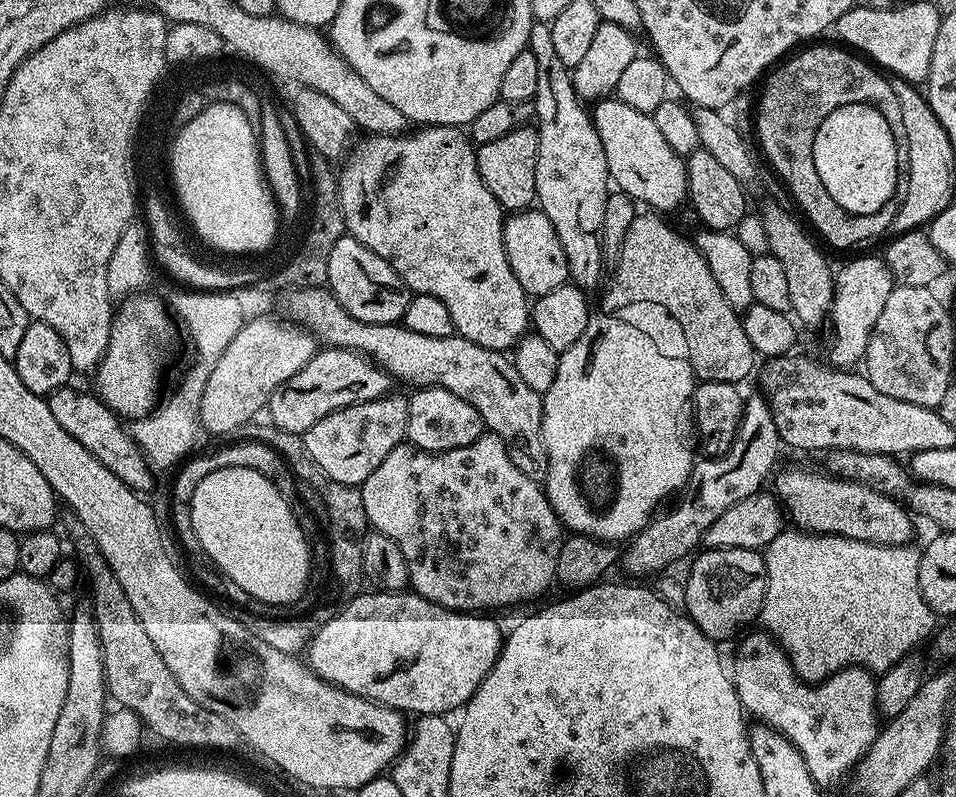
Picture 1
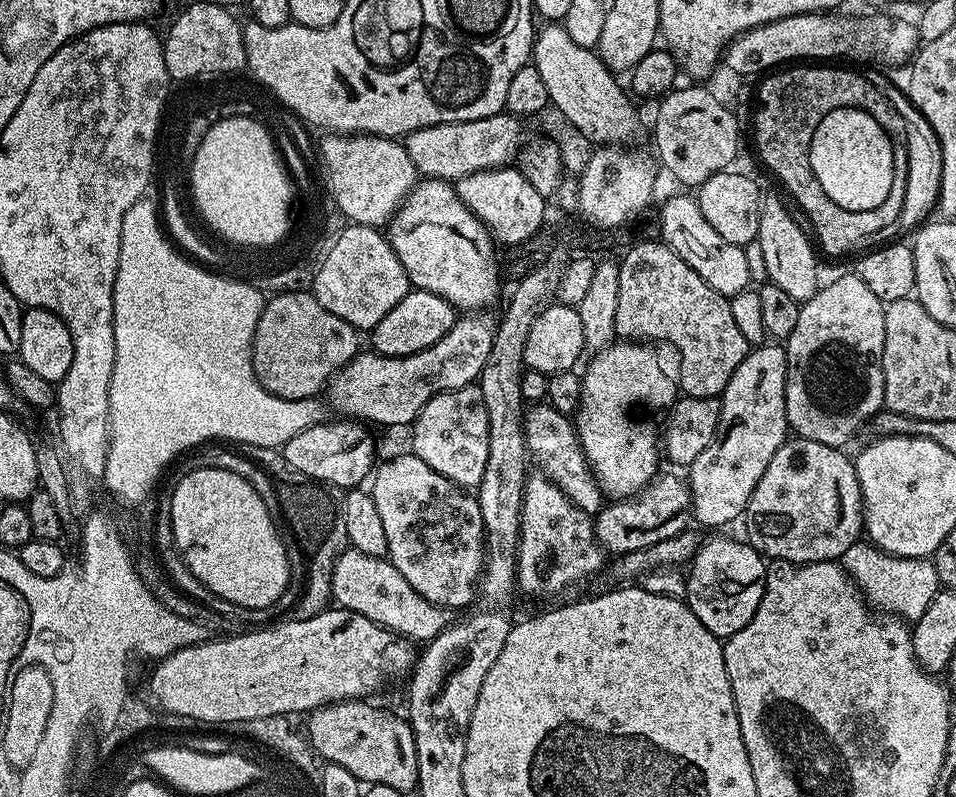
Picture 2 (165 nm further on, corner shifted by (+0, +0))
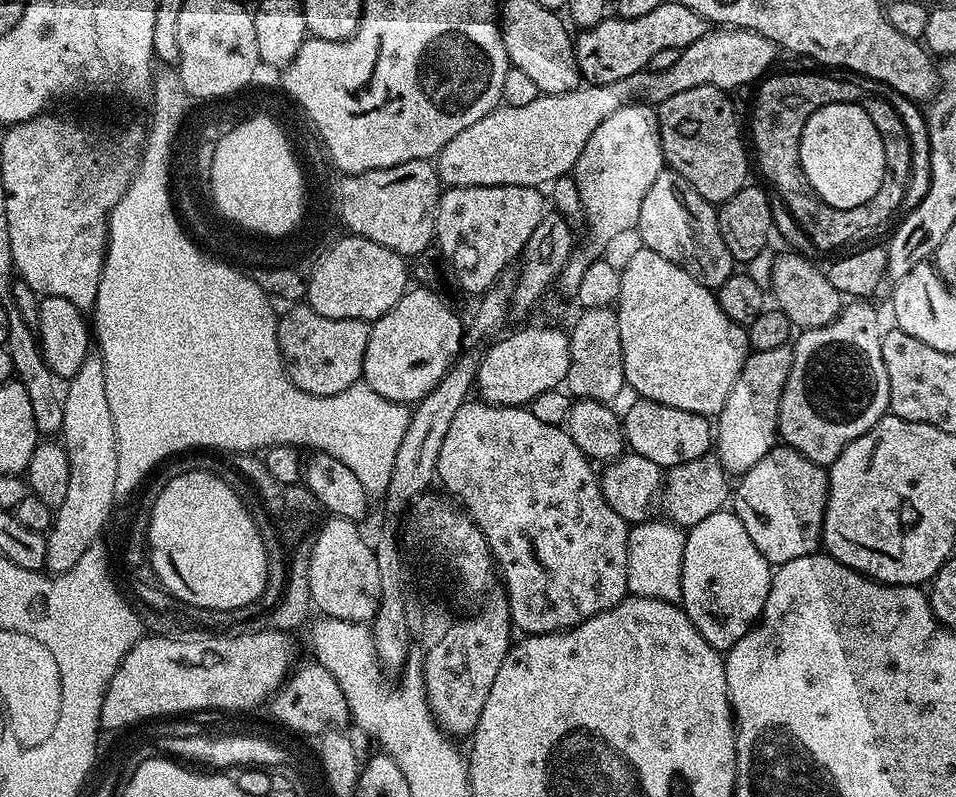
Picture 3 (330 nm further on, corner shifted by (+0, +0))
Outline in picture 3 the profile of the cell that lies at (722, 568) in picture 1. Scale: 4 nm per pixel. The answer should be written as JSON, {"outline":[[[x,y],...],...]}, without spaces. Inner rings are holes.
{"outline":[[[721,510],[702,518],[687,529],[682,558],[682,594],[679,603],[694,622],[698,634],[724,654],[733,648],[760,618],[766,598],[770,594],[774,568],[754,546],[746,526],[735,512]]]}

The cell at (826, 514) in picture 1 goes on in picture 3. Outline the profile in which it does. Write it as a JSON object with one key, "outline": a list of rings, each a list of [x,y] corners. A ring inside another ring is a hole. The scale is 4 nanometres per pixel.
{"outline":[[[777,446],[737,480],[730,496],[731,511],[746,526],[746,534],[769,564],[794,562],[794,558],[811,556],[821,547],[828,501],[828,473],[821,465],[807,460],[798,450]]]}

